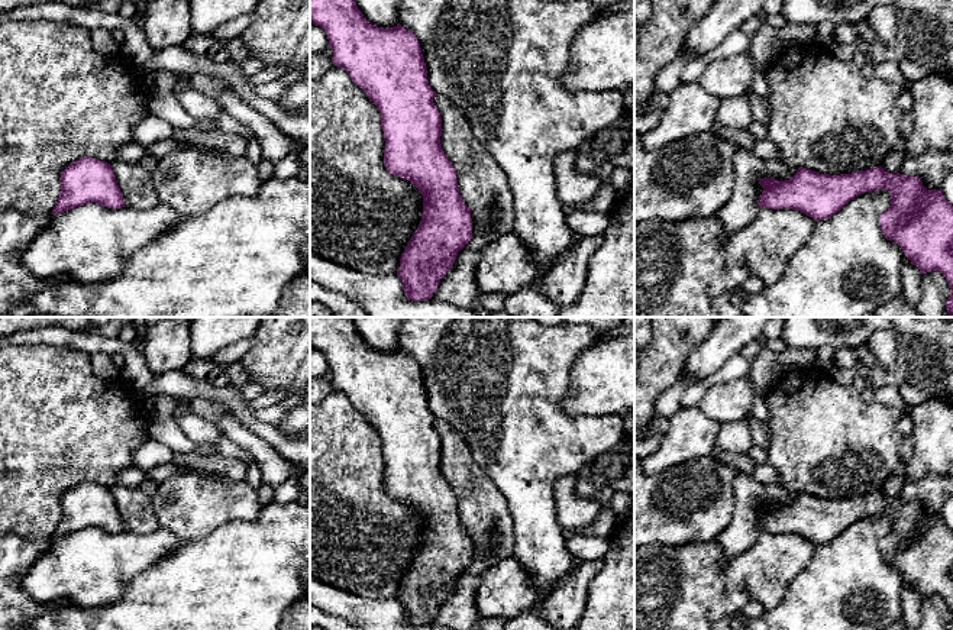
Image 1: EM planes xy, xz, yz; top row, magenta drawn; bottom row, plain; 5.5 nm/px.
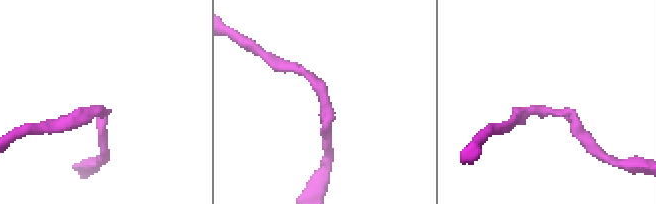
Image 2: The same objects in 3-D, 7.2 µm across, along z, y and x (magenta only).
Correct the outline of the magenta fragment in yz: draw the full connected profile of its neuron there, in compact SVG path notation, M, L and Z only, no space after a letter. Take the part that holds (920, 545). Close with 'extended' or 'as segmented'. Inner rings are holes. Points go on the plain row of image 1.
M882 491L840 500L798 492L789 504L759 503L759 508L763 511L763 517L757 524L760 533L792 533L813 542L815 546L831 542L863 517L888 514L891 530L879 542L883 560L898 568L904 579L921 598L940 595L952 616L946 630L953 630L953 530L944 523L941 514L927 514L921 503L905 501L899 497L889 498Z; as segmented

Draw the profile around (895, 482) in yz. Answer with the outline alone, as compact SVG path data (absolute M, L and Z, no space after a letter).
M899 463L899 466L891 474L881 491L889 498L898 498L905 485L905 475L907 463Z

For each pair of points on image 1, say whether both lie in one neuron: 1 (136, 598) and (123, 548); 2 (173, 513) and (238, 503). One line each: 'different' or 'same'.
1: different
2: same

